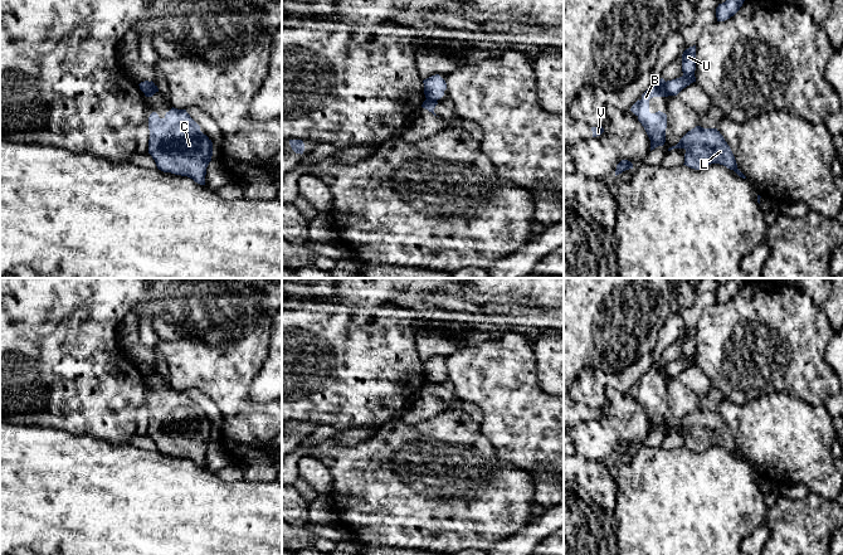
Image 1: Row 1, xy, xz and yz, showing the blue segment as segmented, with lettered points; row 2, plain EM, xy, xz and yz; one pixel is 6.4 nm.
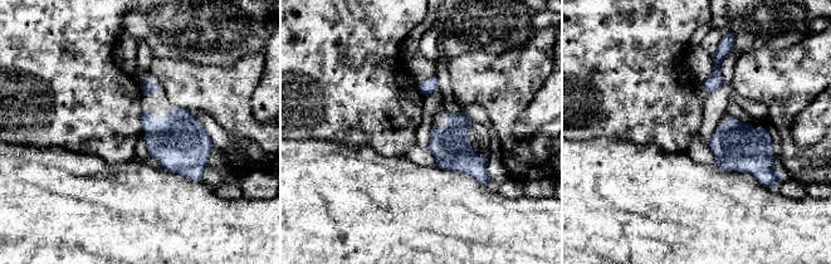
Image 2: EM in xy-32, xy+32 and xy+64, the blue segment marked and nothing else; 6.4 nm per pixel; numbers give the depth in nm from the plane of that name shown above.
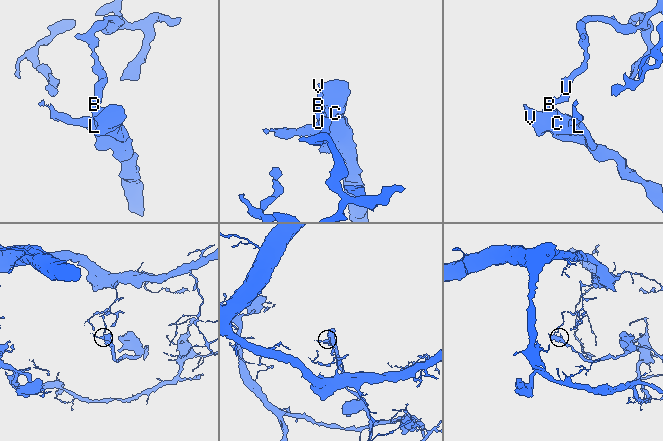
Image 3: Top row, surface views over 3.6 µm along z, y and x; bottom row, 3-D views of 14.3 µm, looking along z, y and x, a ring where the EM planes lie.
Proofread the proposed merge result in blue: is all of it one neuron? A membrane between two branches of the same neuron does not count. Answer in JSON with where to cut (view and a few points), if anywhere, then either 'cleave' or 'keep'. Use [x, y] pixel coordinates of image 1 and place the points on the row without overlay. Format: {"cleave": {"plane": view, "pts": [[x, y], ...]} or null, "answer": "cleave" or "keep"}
{"cleave": {"plane": "yz", "pts": [[664, 364], [664, 371], [668, 376]]}, "answer": "cleave"}

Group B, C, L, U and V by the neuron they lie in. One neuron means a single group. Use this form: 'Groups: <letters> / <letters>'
Groups: B C L V / U

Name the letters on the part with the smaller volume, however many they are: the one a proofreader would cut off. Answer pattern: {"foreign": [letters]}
{"foreign": ["B", "C", "L", "V"]}

